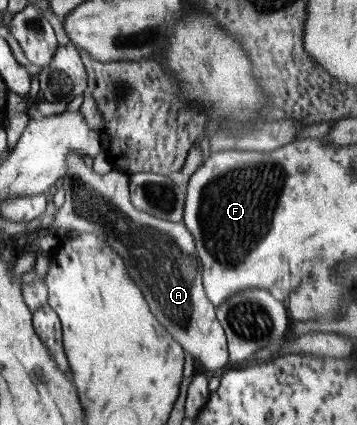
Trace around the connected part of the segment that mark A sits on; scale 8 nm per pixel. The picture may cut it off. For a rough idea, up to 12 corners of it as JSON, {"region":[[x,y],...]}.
{"region":[[68,151],[48,231],[116,250],[152,315],[210,373],[230,360],[182,222]]}

